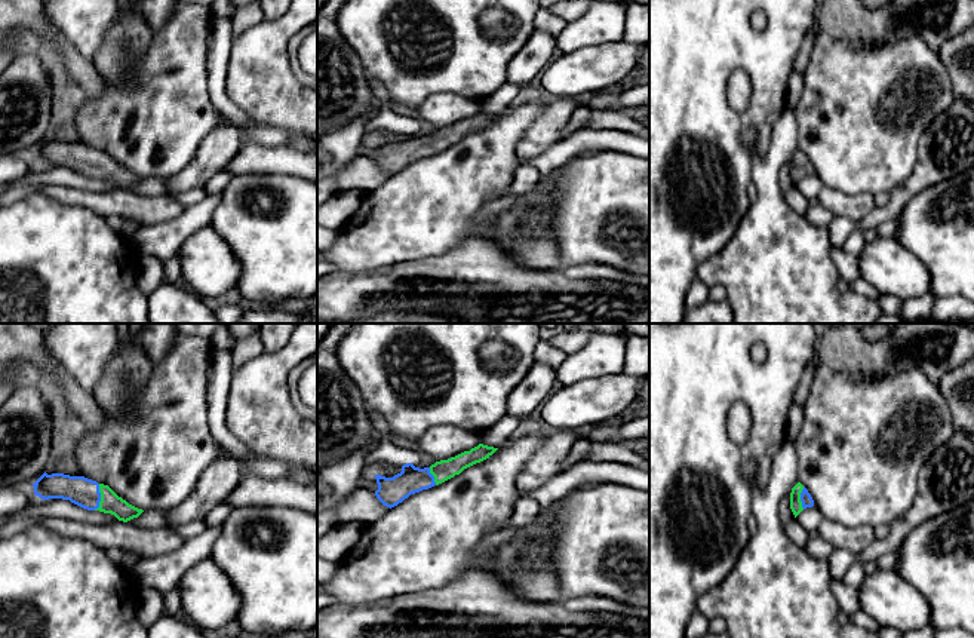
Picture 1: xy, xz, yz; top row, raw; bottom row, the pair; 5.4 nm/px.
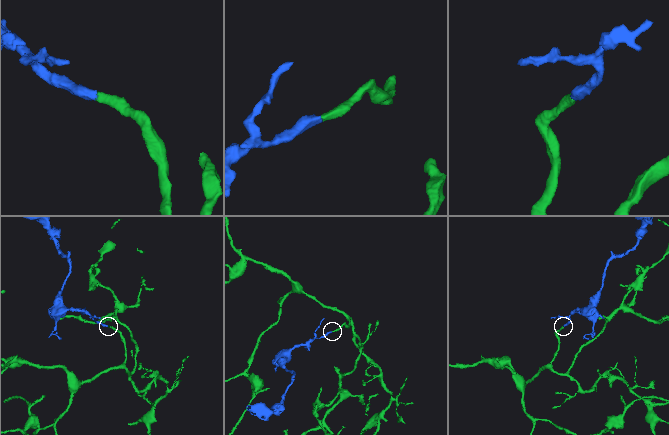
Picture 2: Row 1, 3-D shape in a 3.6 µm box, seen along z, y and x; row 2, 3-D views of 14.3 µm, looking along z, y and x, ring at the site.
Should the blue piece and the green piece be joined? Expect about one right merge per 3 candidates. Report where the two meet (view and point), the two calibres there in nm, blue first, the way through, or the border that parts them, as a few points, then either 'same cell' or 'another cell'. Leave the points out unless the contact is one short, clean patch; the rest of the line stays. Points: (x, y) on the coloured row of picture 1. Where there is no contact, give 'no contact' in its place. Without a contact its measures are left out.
meets blue in xy at (100, 497); 160 nm thick on the blue side, 110 nm on the other; runs through xy (79, 490), (100, 497), (110, 502); same cell

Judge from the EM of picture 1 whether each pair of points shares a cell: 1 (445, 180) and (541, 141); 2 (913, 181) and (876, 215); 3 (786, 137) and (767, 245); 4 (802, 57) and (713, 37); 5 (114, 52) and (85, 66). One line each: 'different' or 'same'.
1: different
2: same
3: same
4: different
5: different

